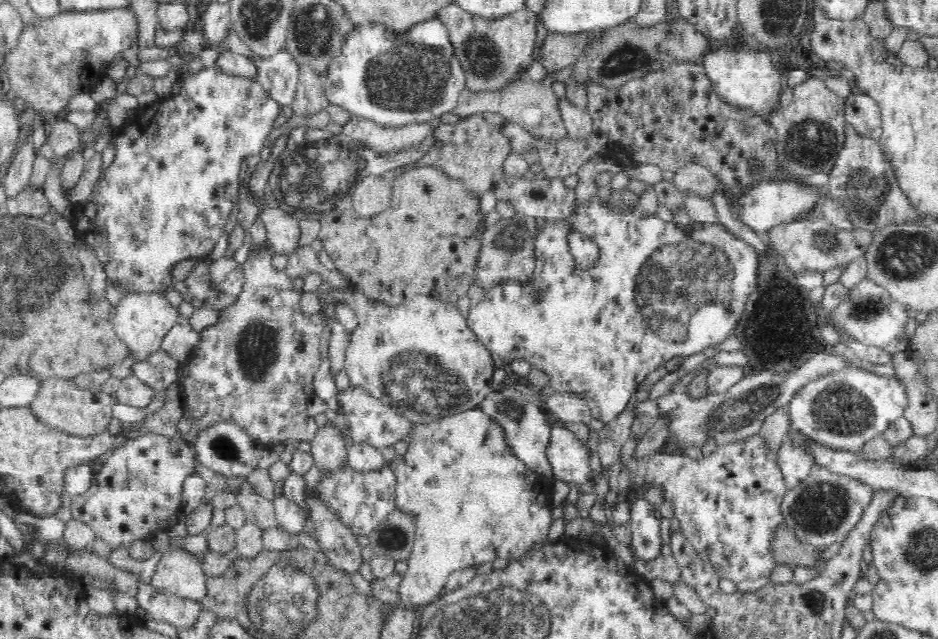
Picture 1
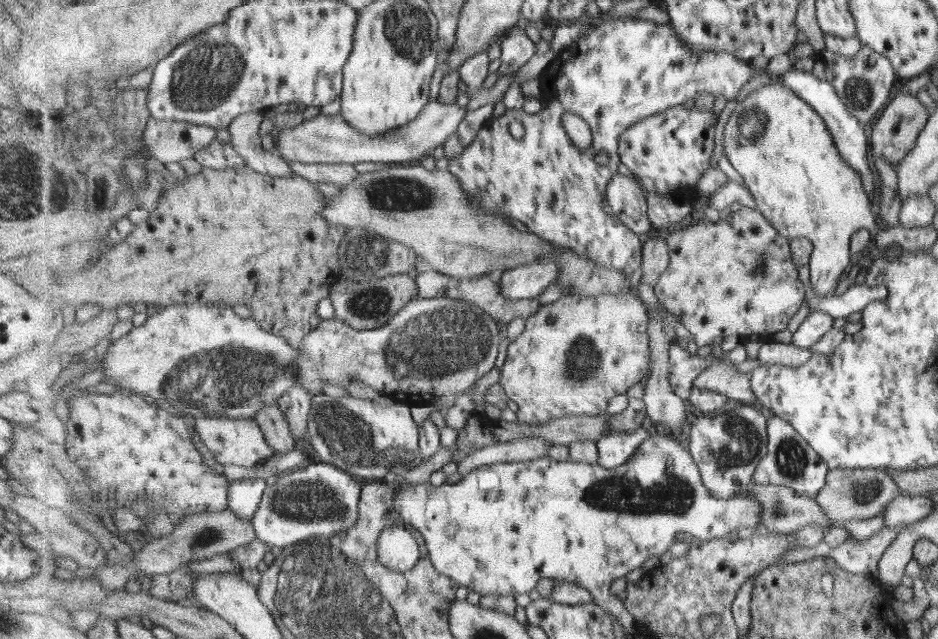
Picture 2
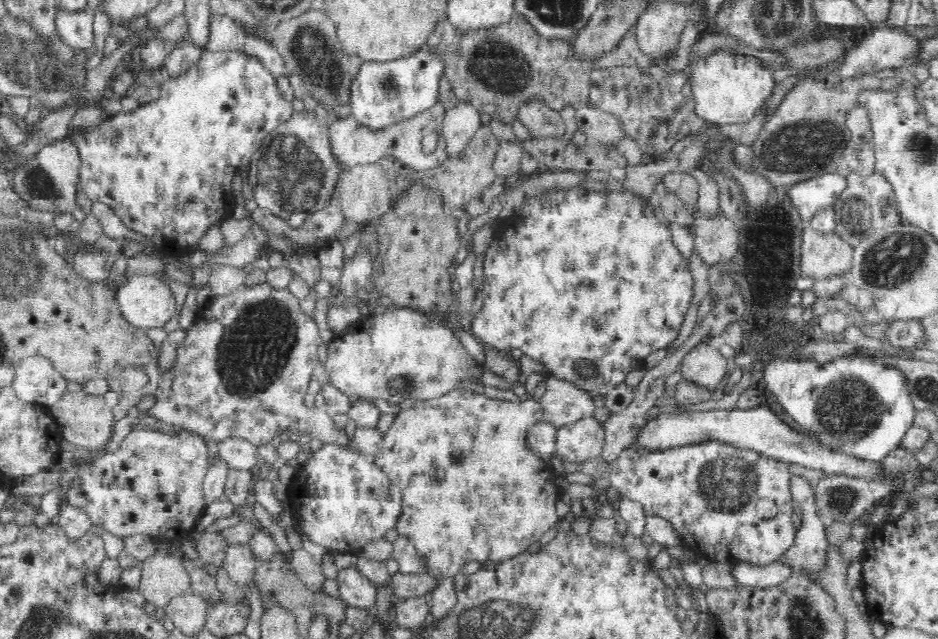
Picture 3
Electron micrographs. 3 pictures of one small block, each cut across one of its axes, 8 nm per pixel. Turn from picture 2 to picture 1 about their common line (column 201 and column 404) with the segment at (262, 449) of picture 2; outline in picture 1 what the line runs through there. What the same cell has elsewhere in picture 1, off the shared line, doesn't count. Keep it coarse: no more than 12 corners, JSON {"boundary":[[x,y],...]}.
{"boundary":[[350,385],[337,401],[356,444],[407,441],[411,421]]}

